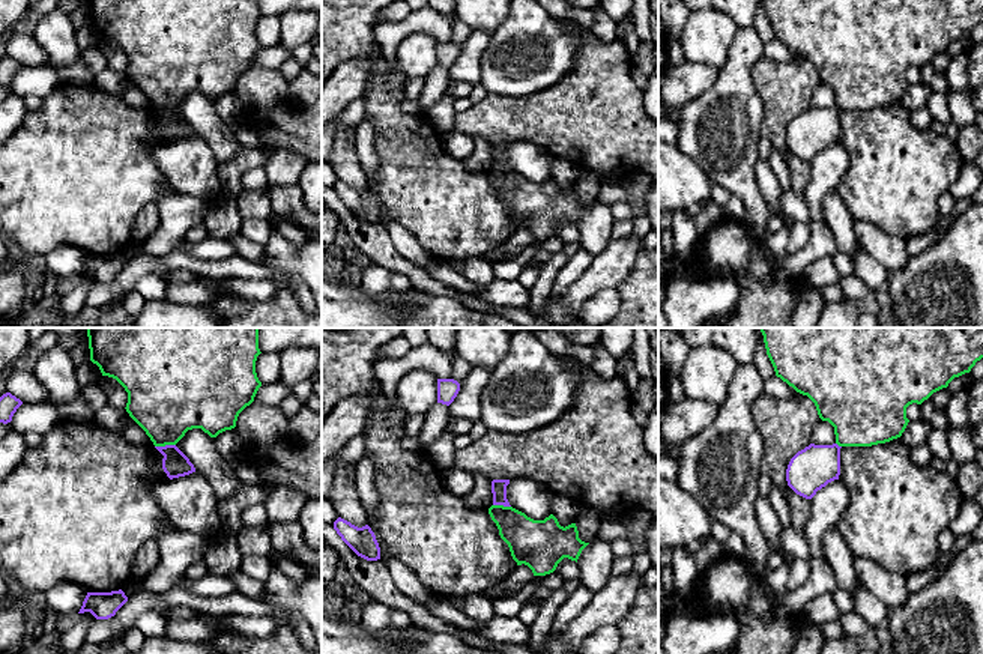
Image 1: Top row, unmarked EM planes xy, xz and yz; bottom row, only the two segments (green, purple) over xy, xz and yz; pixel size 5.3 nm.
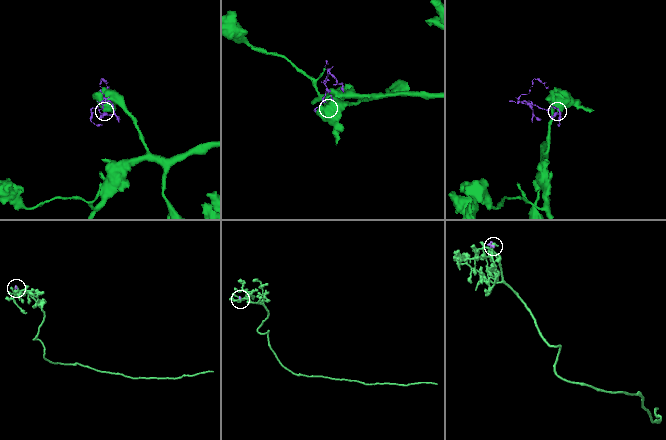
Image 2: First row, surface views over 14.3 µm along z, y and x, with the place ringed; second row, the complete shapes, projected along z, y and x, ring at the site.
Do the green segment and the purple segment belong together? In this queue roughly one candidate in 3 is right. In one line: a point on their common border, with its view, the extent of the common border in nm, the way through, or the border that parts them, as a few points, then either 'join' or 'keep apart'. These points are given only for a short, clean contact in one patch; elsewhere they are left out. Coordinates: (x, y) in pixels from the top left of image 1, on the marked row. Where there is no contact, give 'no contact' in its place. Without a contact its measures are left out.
meets green in xy at (164, 445); contact 110 nm long; border along xy (175, 444), (155, 447); keep apart

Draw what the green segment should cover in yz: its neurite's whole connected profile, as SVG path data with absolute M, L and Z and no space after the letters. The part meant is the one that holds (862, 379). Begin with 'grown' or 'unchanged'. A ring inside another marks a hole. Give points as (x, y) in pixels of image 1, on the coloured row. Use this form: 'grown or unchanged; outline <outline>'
unchanged; outline M759 328L776 376L807 395L822 421L834 427L839 447L872 447L897 439L909 419L906 407L969 373L983 358L983 328Z

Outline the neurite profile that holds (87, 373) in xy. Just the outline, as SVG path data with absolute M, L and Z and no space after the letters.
M89 361L86 364L75 367L75 376L80 388L83 389L90 383L99 382L99 379L102 377L102 373L96 364Z

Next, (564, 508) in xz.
M553 495L552 514L558 519L561 526L574 523L580 507L567 495Z

